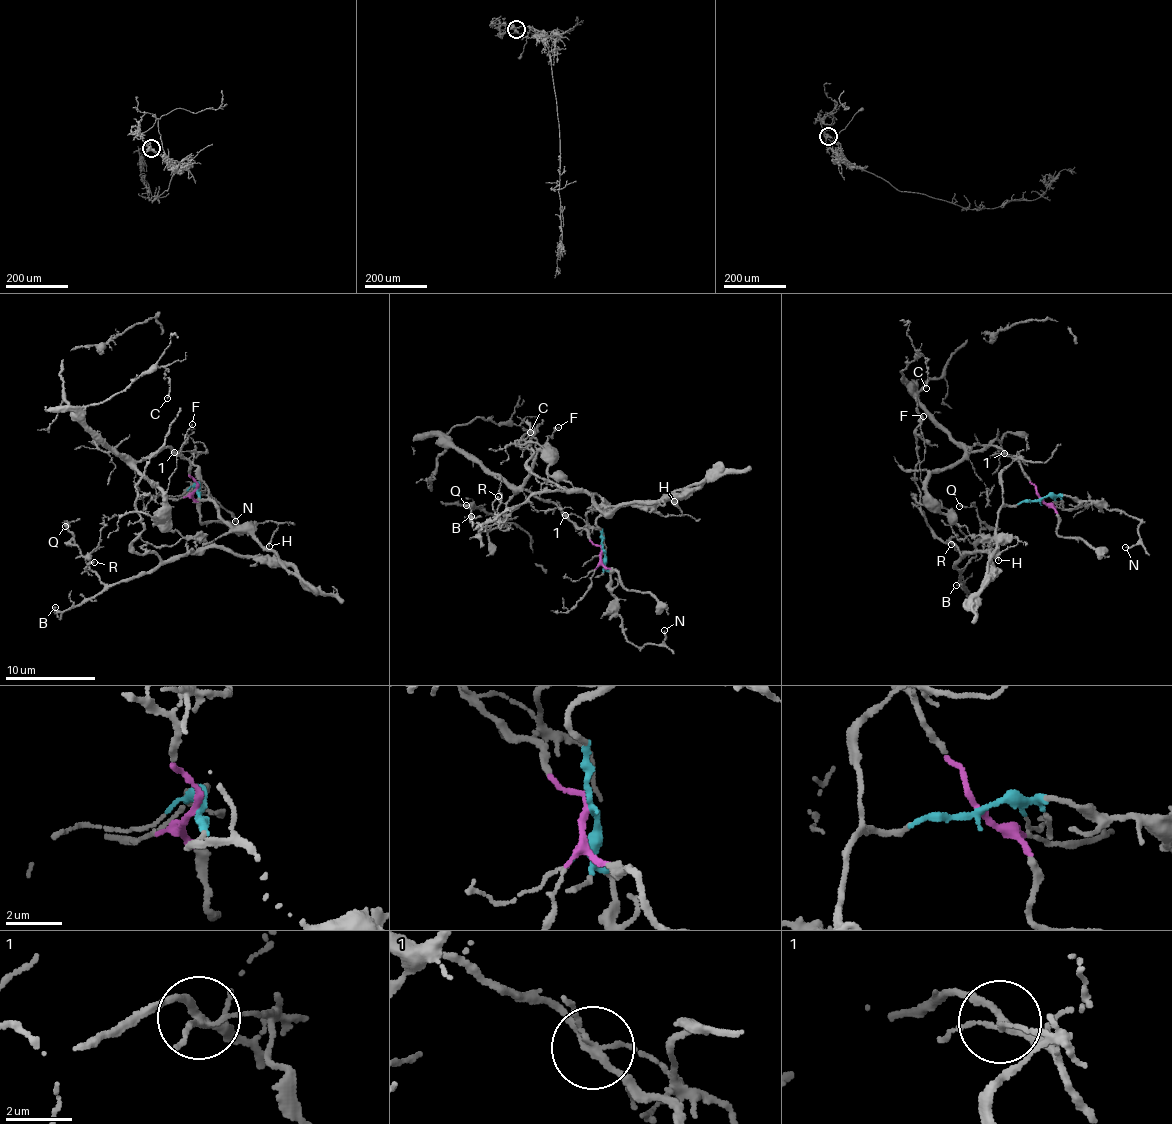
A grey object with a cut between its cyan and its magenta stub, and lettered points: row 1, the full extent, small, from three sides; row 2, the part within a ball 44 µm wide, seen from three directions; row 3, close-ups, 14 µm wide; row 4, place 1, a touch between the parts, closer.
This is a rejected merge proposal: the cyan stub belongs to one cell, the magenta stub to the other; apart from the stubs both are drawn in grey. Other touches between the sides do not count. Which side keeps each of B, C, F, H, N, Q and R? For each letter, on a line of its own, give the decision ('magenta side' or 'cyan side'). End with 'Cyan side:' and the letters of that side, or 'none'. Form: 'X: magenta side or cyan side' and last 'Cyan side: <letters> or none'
B: cyan side
C: magenta side
F: magenta side
H: cyan side
N: cyan side
Q: cyan side
R: cyan side
Cyan side: B, H, N, Q, R

